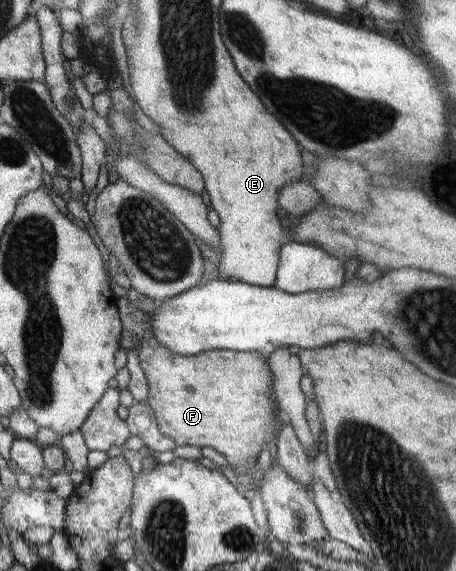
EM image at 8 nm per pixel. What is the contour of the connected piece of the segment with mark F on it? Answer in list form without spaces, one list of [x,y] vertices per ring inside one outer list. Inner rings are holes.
[[[118,292],[116,306],[122,326],[118,346],[127,354],[137,349],[139,364],[143,374],[146,375],[149,389],[145,404],[151,407],[159,432],[173,440],[177,447],[184,445],[199,447],[199,449],[211,447],[225,456],[228,466],[233,471],[239,472],[240,479],[247,481],[252,475],[256,475],[257,462],[266,453],[267,445],[275,440],[282,426],[282,415],[278,404],[276,402],[273,406],[267,394],[274,385],[274,376],[264,356],[256,350],[251,352],[208,350],[191,356],[172,353],[156,341],[150,327],[152,318],[149,318],[147,313],[134,308],[123,293]],[[250,460],[255,460],[253,468],[246,467]]]

